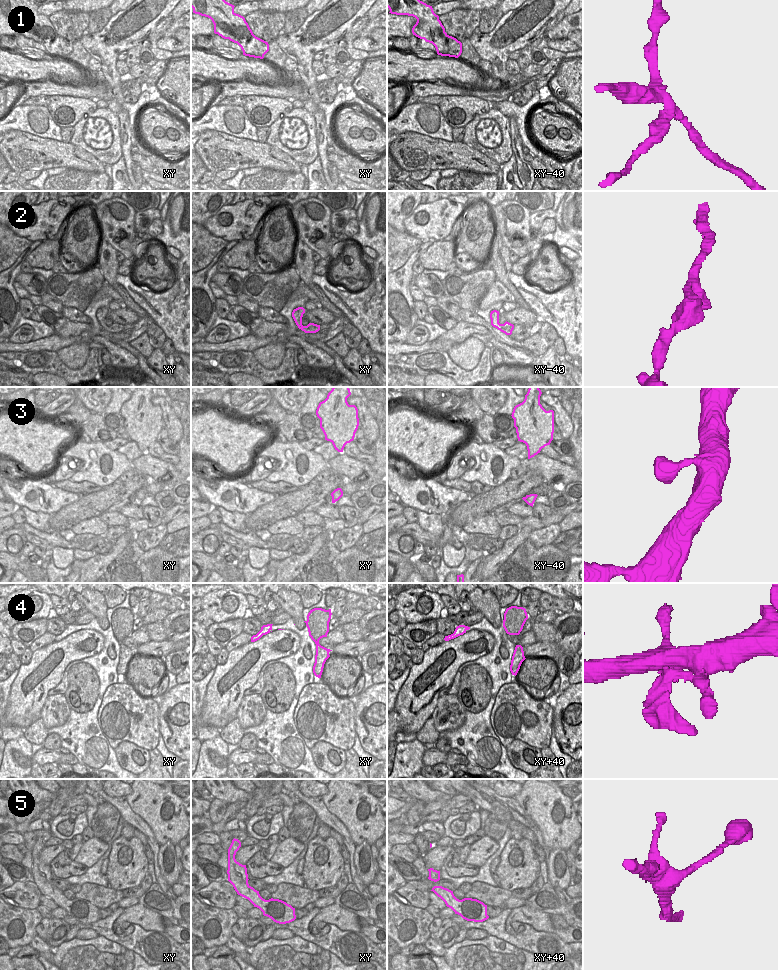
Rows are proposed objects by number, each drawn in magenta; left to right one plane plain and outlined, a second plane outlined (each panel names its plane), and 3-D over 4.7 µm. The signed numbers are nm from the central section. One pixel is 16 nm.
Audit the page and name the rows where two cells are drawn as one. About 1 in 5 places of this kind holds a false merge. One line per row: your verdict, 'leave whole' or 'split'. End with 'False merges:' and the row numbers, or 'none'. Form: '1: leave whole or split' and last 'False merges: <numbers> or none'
1: split
2: leave whole
3: leave whole
4: leave whole
5: leave whole
False merges: 1

